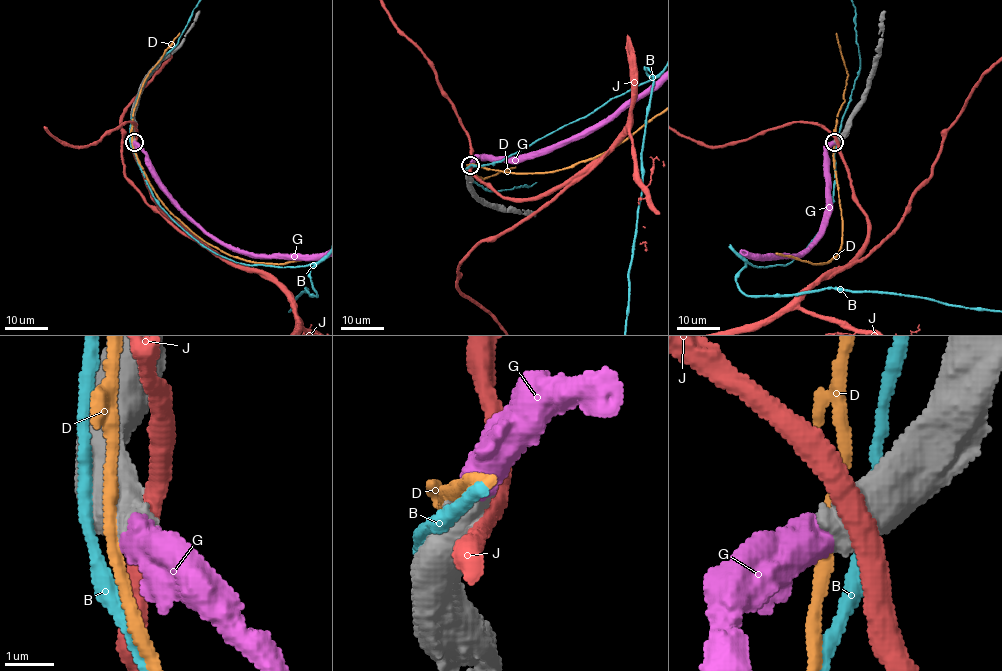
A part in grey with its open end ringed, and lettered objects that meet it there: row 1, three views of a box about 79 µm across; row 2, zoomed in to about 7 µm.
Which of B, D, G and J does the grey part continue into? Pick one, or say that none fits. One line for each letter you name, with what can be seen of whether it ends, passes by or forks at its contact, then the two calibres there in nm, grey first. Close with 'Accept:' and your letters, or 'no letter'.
G: It ends there. Thickness 700 nm (grey) against 650 nm
Accept: G

